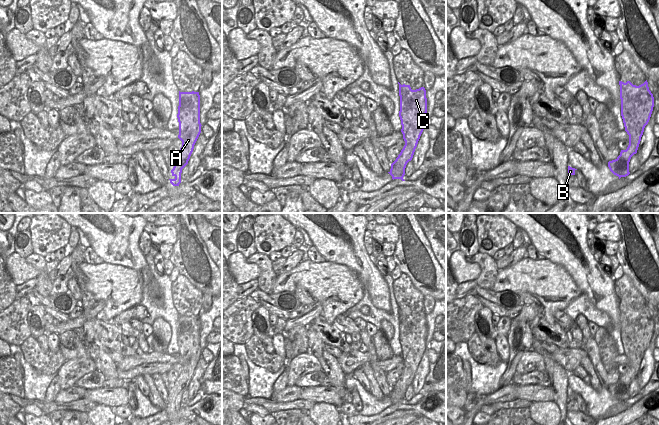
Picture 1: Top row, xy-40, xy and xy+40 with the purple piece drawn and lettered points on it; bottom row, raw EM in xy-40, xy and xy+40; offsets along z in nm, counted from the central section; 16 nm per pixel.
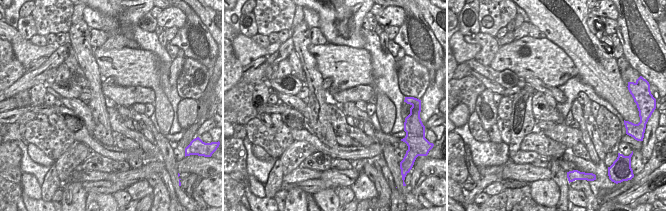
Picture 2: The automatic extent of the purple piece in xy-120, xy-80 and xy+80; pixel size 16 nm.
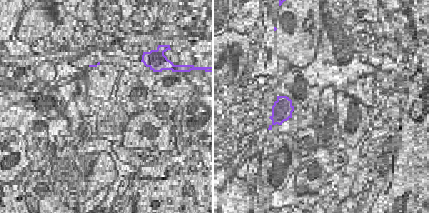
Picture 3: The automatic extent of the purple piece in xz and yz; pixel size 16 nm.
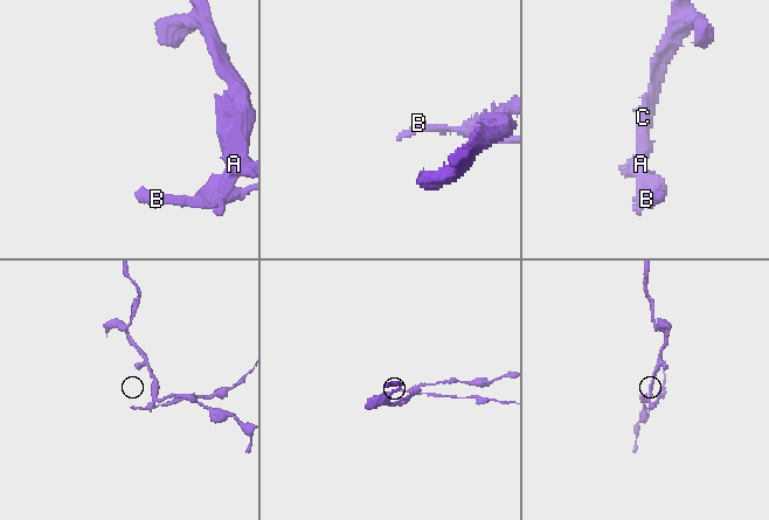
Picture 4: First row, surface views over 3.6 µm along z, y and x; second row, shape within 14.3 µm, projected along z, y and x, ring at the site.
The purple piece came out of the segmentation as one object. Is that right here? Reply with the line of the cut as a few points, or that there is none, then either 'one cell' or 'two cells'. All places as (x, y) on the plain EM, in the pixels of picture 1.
cut xy+40 (619, 379), (629, 385); two cells

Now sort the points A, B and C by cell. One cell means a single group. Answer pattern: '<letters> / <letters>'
A C / B

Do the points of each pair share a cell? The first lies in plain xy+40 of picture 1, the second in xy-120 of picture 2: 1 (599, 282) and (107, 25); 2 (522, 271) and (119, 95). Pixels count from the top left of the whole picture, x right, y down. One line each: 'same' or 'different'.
1: different
2: different

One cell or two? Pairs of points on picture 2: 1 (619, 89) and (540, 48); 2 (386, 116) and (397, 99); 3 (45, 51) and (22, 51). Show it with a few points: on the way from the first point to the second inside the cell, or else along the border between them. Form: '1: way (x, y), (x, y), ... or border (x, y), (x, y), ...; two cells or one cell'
1: border (560, 47), (571, 59), (577, 70), (577, 76); two cells
2: border (377, 92), (382, 92), (395, 107), (393, 127); two cells
3: way (39, 51), (28, 51); one cell

